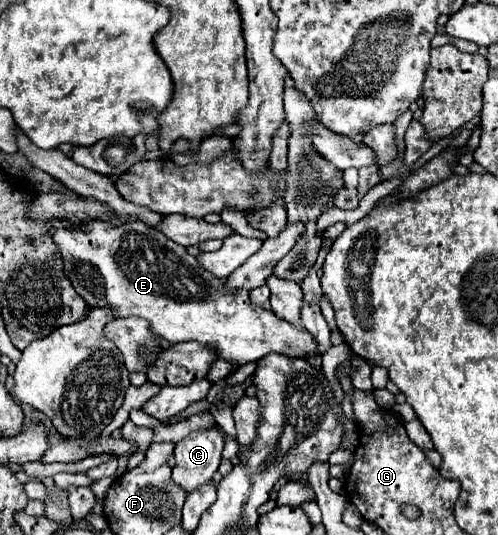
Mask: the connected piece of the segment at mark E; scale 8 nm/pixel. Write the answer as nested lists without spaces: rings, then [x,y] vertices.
[[[19,129],[17,145],[37,169],[49,173],[67,189],[83,197],[97,199],[119,217],[135,219],[121,227],[113,227],[105,221],[91,221],[89,231],[51,231],[53,241],[59,243],[59,251],[63,253],[65,273],[89,307],[107,307],[113,317],[141,317],[157,337],[163,337],[169,343],[197,341],[203,347],[211,347],[219,359],[237,367],[259,361],[269,353],[283,353],[287,357],[323,355],[317,339],[303,325],[293,325],[277,317],[273,311],[251,305],[247,289],[227,291],[223,287],[225,279],[207,273],[197,257],[191,257],[183,245],[167,239],[161,231],[151,229],[157,227],[165,215],[125,201],[111,177],[103,177],[75,165],[59,149],[39,149]]]

